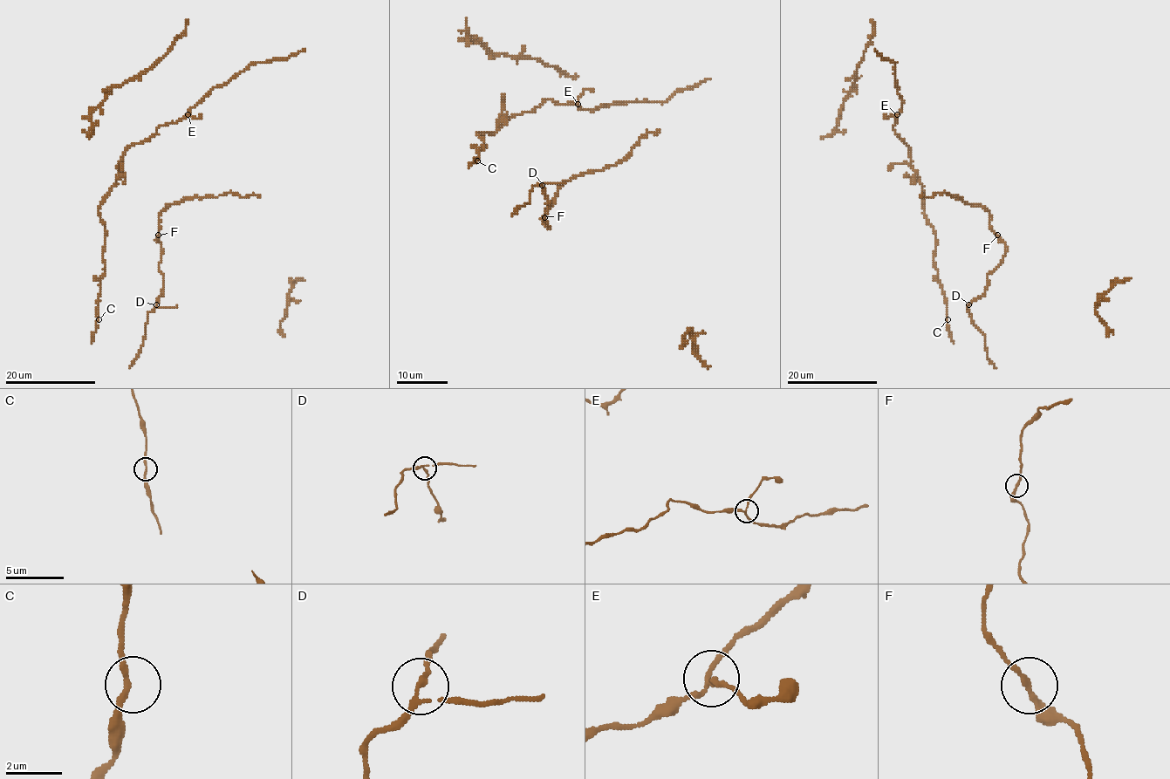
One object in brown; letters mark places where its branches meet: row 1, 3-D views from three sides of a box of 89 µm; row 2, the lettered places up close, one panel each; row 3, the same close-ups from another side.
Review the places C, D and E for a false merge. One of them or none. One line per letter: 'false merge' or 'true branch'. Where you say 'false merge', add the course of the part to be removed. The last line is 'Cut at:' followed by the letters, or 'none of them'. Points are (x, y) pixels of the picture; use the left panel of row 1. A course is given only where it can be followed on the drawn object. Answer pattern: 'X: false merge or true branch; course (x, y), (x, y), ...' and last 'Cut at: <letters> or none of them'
C: true branch
D: true branch
E: true branch
Cut at: none of them

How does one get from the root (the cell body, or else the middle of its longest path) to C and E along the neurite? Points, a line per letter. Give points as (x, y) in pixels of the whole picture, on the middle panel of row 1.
C: (481, 149), (477, 160)
E: (481, 149), (484, 143), (477, 134), (495, 133), (503, 119), (531, 112), (544, 99), (578, 104)

